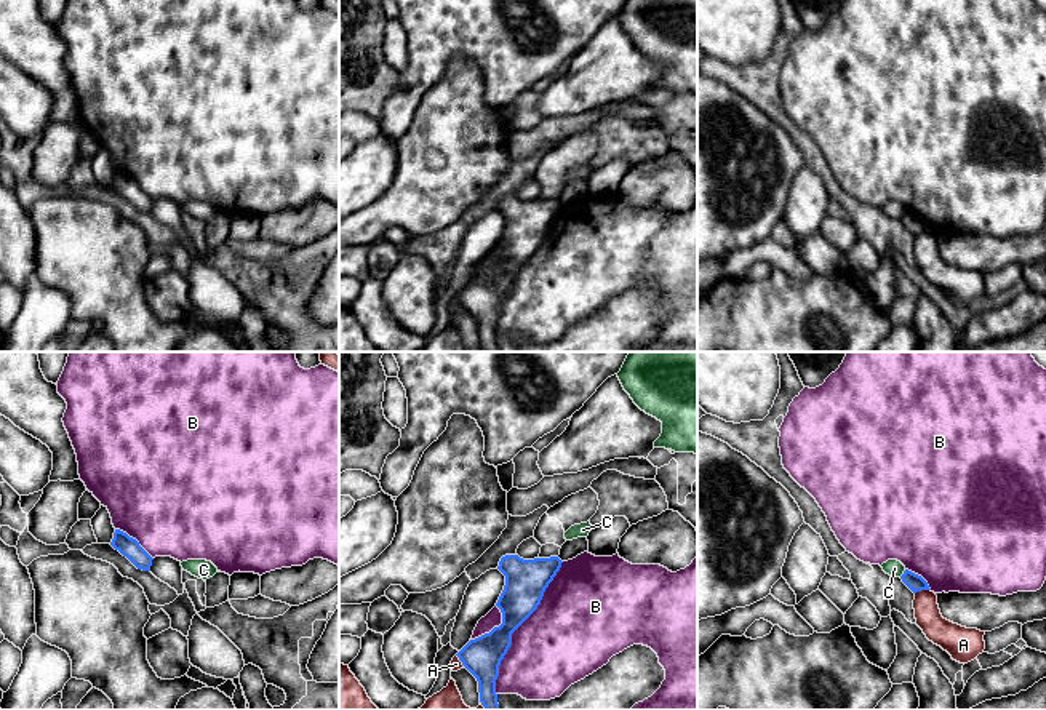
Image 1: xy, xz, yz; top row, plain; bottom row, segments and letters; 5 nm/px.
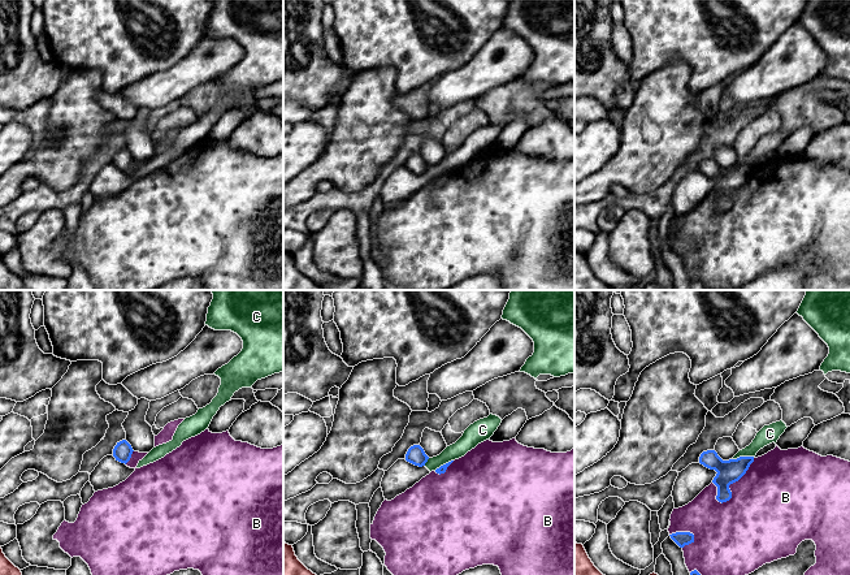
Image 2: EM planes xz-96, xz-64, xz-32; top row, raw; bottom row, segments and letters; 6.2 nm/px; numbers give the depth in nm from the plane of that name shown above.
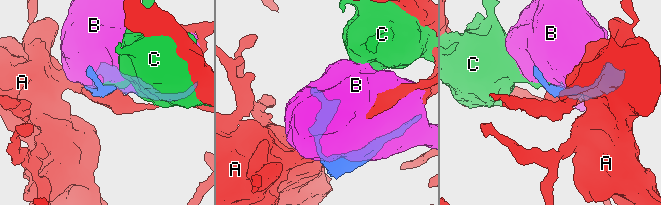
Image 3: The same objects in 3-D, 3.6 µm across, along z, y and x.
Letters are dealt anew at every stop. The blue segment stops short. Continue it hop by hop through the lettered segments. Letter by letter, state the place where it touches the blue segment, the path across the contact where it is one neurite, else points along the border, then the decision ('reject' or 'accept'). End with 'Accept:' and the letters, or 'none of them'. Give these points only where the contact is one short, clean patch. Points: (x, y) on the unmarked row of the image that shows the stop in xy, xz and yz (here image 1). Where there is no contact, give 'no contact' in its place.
A: yz (922, 231) | reject
B: xz (517, 269) | reject
C: yz (904, 215) | along yz (906, 211), (899, 218) | reject
Accept: none of them

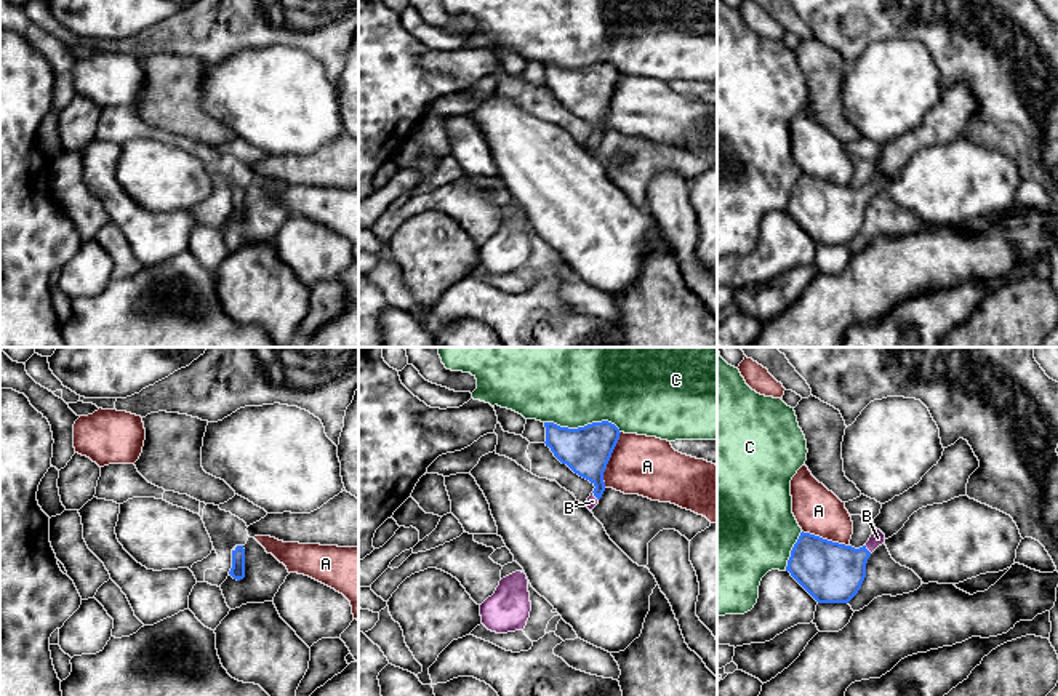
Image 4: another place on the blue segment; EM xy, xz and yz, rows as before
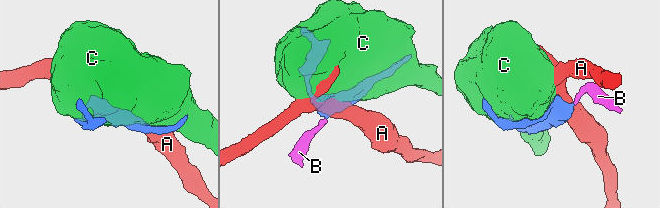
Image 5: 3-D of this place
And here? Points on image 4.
A: xz (609, 101) | reject
B: yz (866, 191) | across yz (831, 215), (855, 202), (866, 191), (877, 180) | accept
C: xz (583, 69) | reject
Accept: B

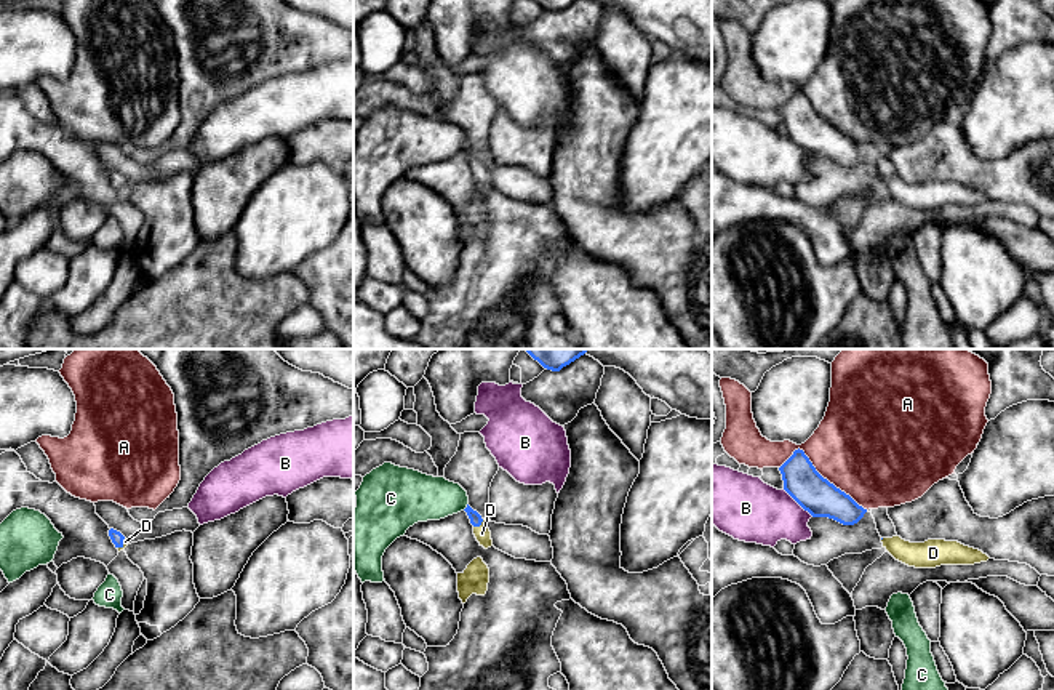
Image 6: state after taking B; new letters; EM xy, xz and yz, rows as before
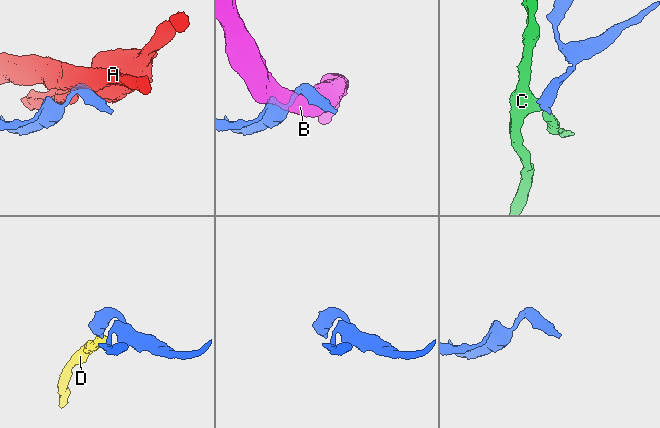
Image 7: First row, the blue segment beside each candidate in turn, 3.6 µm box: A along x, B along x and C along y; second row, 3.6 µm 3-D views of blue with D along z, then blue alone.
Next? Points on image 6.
A: yz (819, 116) | reject
B: yz (798, 144) | reject
C: xz (467, 148) | along xz (467, 144), (463, 151) | reject
D: xz (479, 167) | across xz (475, 160), (479, 167), (482, 175) | accept
Accept: D

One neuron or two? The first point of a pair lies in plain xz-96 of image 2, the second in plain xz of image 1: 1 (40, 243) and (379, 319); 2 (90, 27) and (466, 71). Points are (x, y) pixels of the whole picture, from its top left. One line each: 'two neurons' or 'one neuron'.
1: two neurons
2: two neurons

